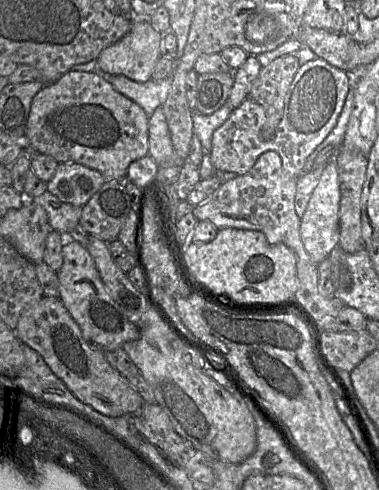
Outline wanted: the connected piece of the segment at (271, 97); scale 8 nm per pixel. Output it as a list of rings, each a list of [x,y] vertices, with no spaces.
[[[292,54],[274,59],[261,68],[254,81],[248,98],[261,105],[266,112],[266,122],[261,128],[266,141],[275,137],[284,111],[285,95],[301,67]]]

